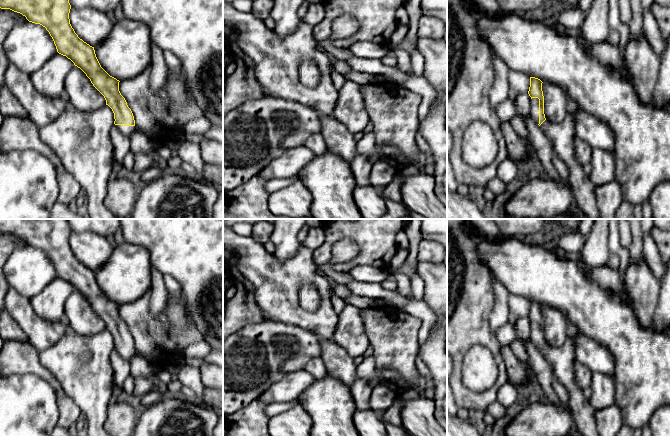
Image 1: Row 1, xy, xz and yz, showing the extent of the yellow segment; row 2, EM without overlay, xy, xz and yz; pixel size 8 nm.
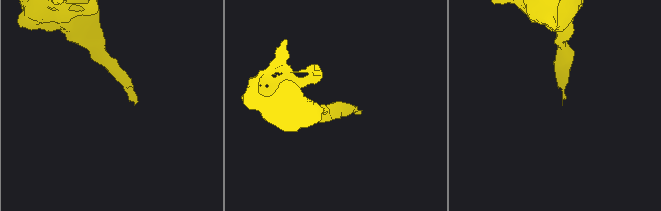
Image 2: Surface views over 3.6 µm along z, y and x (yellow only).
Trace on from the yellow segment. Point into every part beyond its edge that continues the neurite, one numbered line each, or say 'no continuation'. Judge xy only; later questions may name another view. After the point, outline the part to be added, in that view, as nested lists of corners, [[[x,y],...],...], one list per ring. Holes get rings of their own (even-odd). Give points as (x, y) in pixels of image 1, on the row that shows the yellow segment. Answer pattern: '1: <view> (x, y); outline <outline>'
1: xy (125, 130); outline [[[116,125],[122,135],[129,137],[136,130],[136,126]]]

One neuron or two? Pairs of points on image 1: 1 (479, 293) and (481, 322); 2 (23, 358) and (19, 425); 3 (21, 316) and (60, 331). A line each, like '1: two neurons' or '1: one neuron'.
1: one neuron
2: two neurons
3: one neuron

